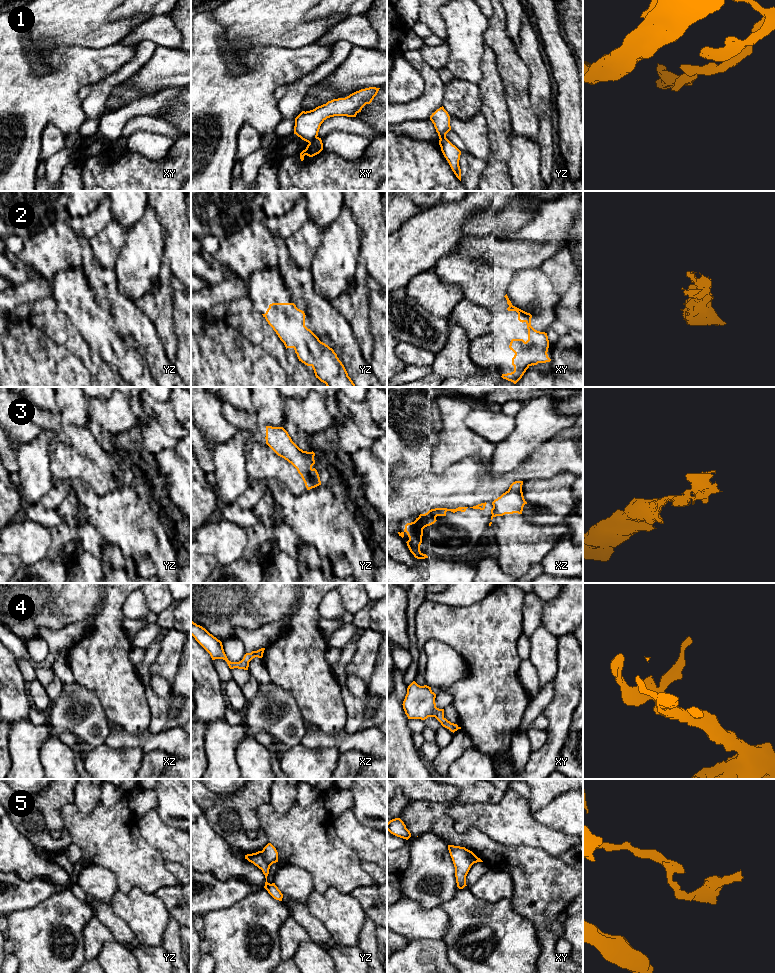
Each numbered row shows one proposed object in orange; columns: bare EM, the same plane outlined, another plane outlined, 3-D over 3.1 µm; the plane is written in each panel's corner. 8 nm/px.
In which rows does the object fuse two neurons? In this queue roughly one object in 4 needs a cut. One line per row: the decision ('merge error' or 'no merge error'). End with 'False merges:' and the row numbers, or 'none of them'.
1: merge error
2: no merge error
3: merge error
4: no merge error
5: merge error
False merges: 1, 3, 5

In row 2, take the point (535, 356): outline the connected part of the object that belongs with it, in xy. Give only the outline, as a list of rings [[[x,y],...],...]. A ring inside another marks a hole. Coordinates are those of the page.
[[[507,294],[504,296],[509,307],[508,311],[516,311],[518,313],[518,320],[525,322],[528,329],[528,340],[512,339],[509,345],[515,355],[512,358],[512,365],[514,371],[507,374],[502,374],[502,378],[516,384],[524,375],[530,366],[538,363],[550,362],[548,357],[549,340],[547,333],[535,330],[531,326],[532,315],[512,305]]]

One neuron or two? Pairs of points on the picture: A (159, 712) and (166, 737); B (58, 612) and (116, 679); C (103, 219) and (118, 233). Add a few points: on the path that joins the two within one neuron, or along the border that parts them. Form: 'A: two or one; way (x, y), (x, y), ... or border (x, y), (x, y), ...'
A: two; border (180, 725), (155, 732), (149, 730)
B: one; way (82, 612), (86, 612), (105, 631), (105, 655)
C: two; border (113, 218), (99, 232), (89, 238)

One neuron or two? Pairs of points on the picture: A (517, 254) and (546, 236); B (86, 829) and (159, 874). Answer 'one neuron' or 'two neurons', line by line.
A: one neuron
B: one neuron

